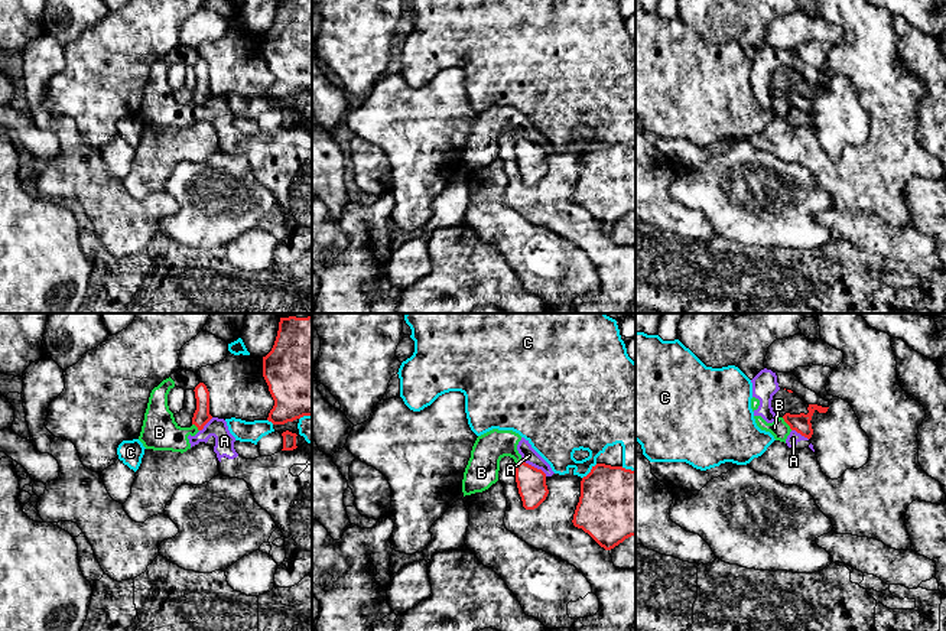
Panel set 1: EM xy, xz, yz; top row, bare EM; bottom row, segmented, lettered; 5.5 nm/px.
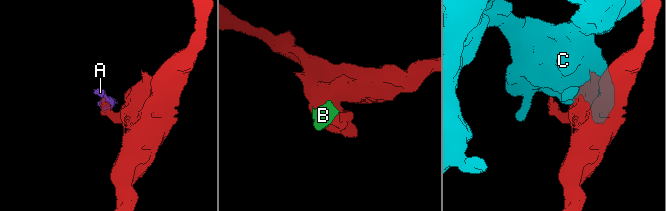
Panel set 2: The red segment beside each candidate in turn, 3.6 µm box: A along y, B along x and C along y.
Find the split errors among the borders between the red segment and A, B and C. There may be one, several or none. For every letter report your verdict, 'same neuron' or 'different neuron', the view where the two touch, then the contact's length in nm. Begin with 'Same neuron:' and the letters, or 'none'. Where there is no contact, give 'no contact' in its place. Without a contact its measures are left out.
Same neuron: none
A: different neuron; contact in xz; length 160 nm
B: different neuron; contact in yz; length 90 nm
C: different neuron; contact in xz; length 120 nm

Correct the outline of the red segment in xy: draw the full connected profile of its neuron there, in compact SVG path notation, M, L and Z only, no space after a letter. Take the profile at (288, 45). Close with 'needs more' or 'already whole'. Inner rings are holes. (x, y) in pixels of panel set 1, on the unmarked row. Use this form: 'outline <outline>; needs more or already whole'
outline M279 0L263 53L274 77L267 97L285 101L312 92L312 0Z; already whole

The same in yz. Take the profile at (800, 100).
outline M809 81L807 87L809 90L800 90L800 91L790 91L786 90L783 92L784 98L790 103L791 107L796 107L797 110L800 110L802 113L810 116L813 111L813 105L812 105L812 92L813 90L817 87L819 90L826 90L829 84L822 84L817 81Z; already whole

